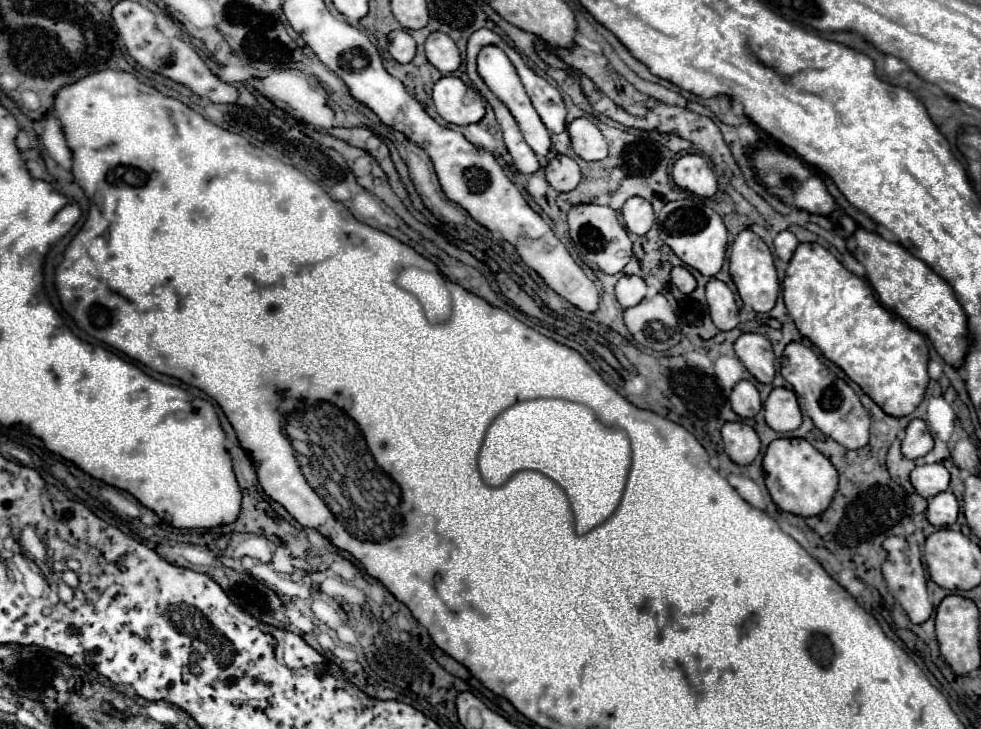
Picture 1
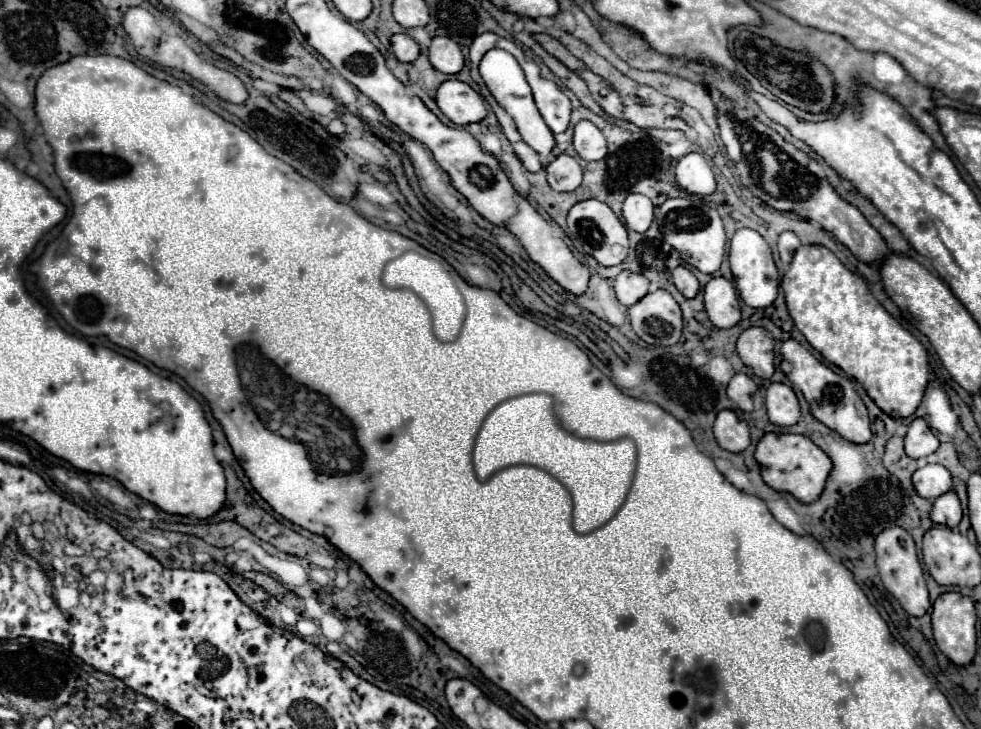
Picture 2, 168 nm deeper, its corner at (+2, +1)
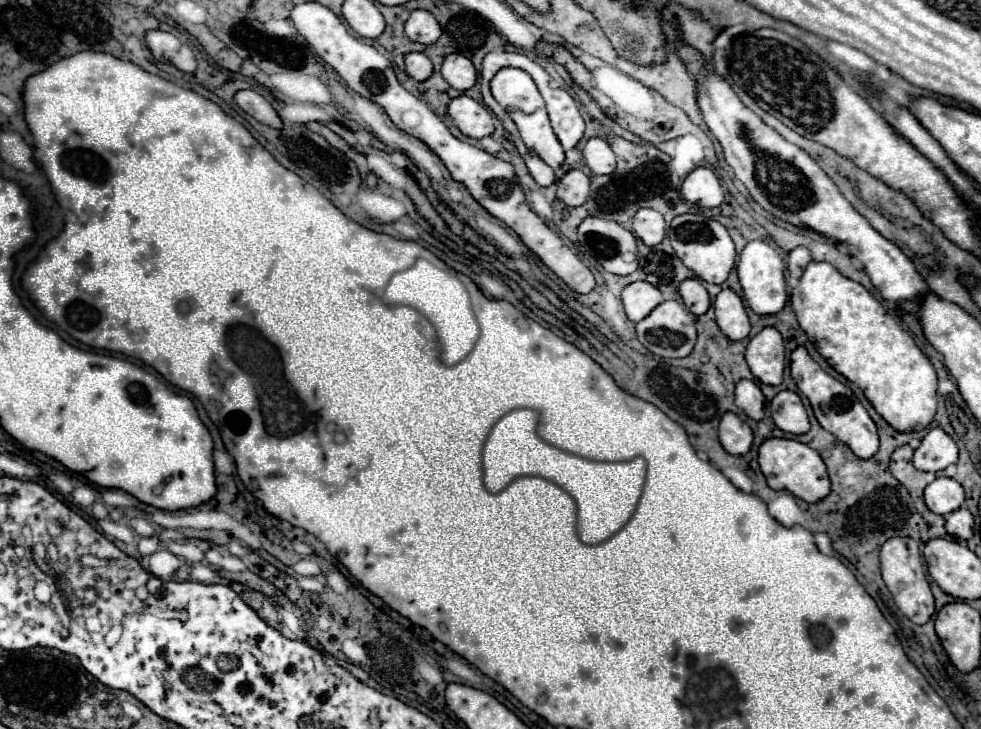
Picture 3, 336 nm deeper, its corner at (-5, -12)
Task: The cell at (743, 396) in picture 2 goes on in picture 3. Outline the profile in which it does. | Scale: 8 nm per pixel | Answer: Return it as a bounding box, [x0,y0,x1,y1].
[736,380,764,420]

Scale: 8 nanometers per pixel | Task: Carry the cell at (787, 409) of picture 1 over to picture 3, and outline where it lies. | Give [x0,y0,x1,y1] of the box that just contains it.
[770,390,810,434]

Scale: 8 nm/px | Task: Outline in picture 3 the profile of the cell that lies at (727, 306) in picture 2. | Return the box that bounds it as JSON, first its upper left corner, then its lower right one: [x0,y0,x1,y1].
[714,288,750,340]

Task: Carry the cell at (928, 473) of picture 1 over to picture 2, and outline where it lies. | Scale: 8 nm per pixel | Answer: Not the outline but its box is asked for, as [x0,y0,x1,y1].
[913,465,951,499]

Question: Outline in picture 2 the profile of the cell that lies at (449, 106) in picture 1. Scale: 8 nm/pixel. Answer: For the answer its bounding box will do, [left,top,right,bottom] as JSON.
[435,79,487,125]

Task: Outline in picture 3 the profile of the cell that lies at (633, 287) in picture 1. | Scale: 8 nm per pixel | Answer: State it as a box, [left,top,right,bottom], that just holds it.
[622,282,664,322]

